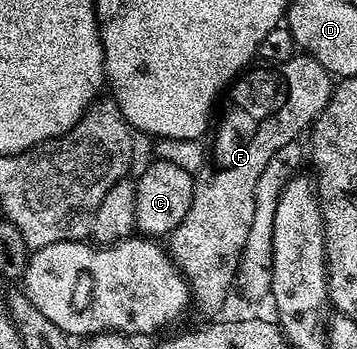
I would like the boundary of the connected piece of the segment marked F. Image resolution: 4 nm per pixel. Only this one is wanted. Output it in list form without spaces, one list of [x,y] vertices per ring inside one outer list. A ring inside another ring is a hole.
[[[305,52],[295,53],[294,57],[284,60],[284,64],[255,65],[247,69],[229,87],[225,95],[226,111],[223,112],[222,119],[218,122],[218,131],[214,134],[214,150],[212,146],[208,154],[208,168],[203,169],[195,177],[192,204],[184,220],[180,220],[180,224],[168,235],[170,241],[168,253],[190,287],[193,305],[195,307],[198,305],[204,313],[216,313],[225,304],[226,293],[231,293],[235,285],[238,262],[248,239],[249,228],[252,227],[256,207],[256,182],[261,172],[267,167],[268,160],[273,158],[278,148],[284,147],[284,144],[289,142],[299,141],[309,131],[322,109],[328,104],[334,87],[332,75]]]

